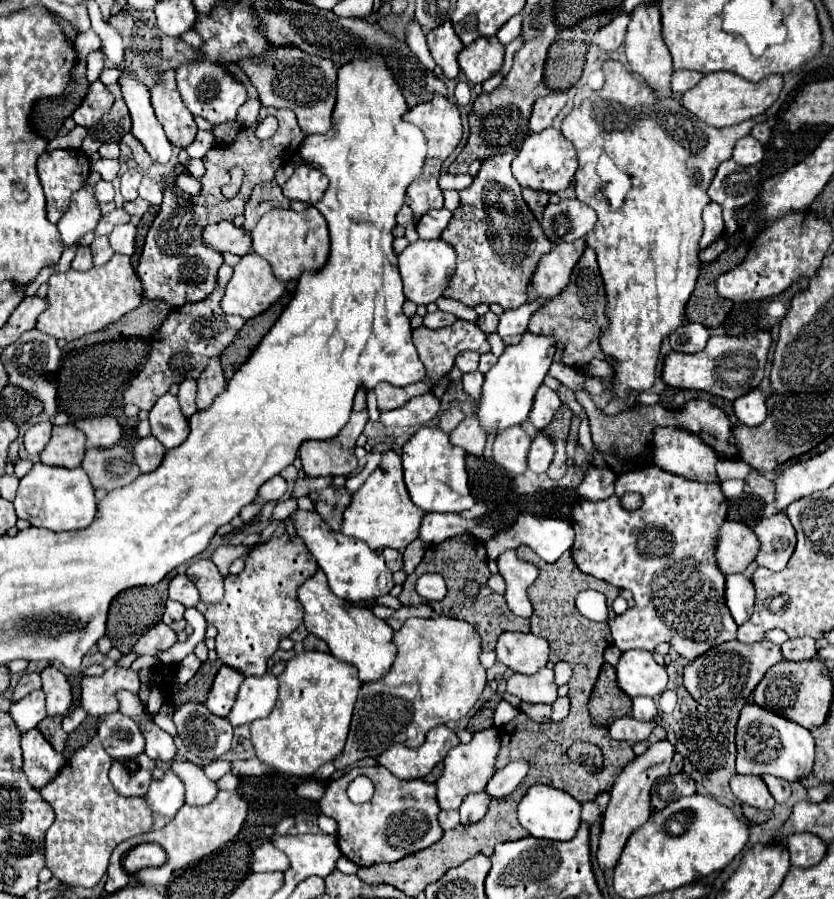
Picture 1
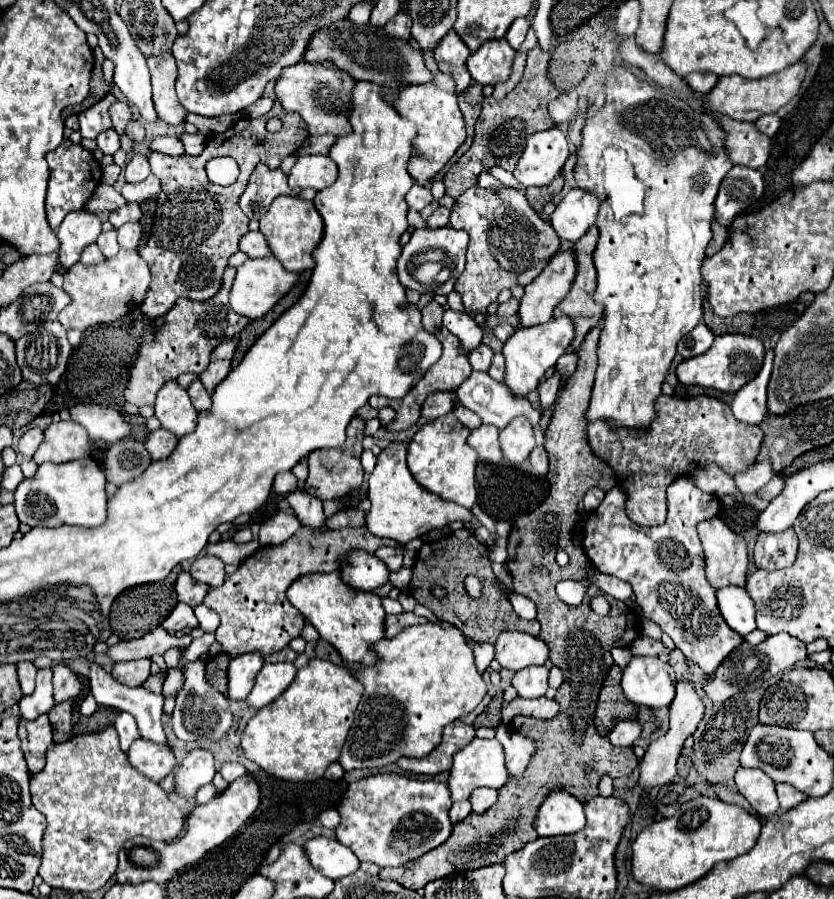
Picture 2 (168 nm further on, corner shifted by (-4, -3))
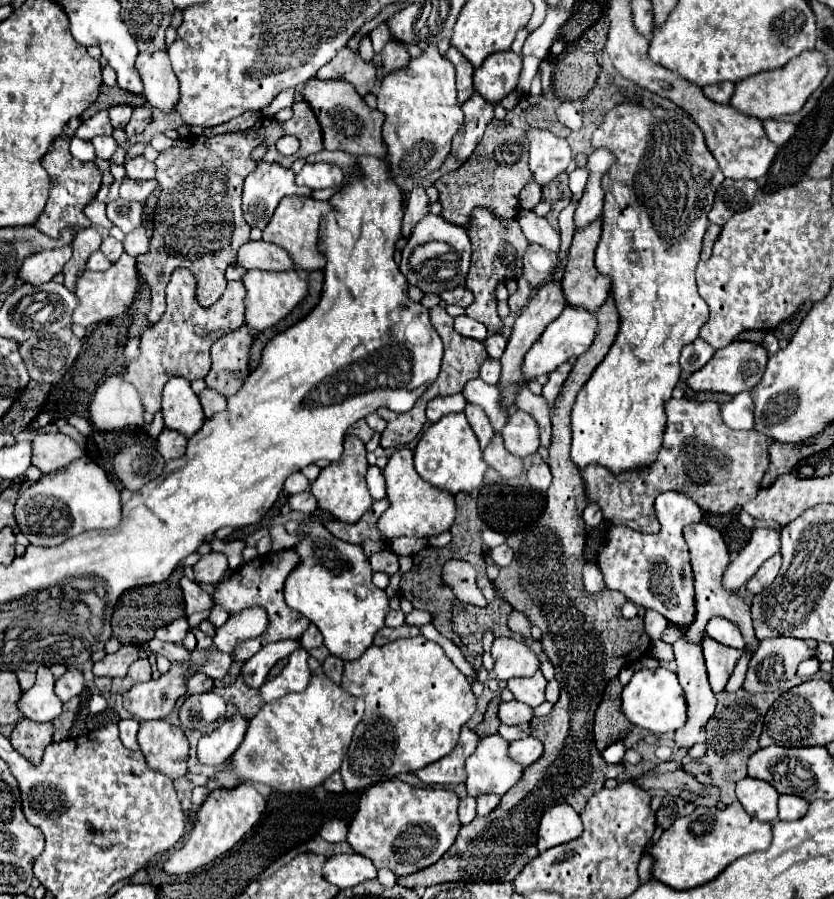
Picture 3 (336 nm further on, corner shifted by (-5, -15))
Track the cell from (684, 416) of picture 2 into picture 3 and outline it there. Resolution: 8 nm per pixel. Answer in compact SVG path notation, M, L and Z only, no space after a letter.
M670 399L670 419L666 423L664 443L658 453L658 459L640 471L612 475L604 467L592 465L582 471L582 479L586 485L586 499L588 503L596 503L602 513L604 521L610 525L626 525L640 533L656 533L660 523L654 515L654 499L664 491L678 491L690 497L700 509L710 513L730 513L734 507L740 507L754 499L760 489L760 479L764 477L770 461L768 461L768 439L766 435L758 435L758 431L736 431L722 423L718 415L718 403L714 401L690 401L690 399Z

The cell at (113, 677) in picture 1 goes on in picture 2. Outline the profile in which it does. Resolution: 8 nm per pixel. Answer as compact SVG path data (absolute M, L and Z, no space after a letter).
M139 659L139 661L125 661L125 663L115 663L111 675L115 681L127 685L127 687L137 687L149 677L149 659Z

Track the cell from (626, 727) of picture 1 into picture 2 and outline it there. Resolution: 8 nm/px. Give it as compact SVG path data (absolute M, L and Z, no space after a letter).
M619 721L615 725L615 729L609 735L609 741L613 745L621 745L621 747L629 747L633 745L637 739L641 737L641 725L637 721Z

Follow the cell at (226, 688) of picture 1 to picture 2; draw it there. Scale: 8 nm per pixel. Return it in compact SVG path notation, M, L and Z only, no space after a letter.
M253 653L231 659L227 669L227 679L229 679L227 697L231 701L243 701L249 695L261 665L263 665L261 655L253 655Z

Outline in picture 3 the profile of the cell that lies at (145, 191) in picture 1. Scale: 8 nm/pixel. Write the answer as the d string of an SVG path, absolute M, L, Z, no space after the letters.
M124 179L120 185L120 197L126 201L140 201L144 203L146 197L156 189L156 179L150 181L132 181L132 179Z

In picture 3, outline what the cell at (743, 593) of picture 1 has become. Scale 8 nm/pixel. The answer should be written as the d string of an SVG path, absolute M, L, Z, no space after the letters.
M722 617L710 619L706 625L706 631L714 641L718 641L722 645L728 645L734 649L744 649L744 639L742 639L740 631L728 619L722 619Z

